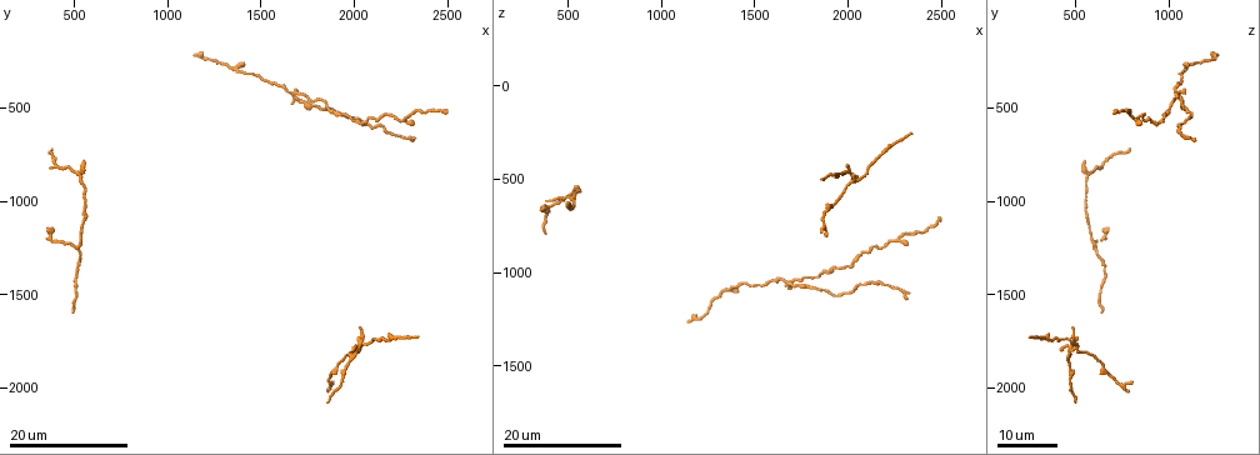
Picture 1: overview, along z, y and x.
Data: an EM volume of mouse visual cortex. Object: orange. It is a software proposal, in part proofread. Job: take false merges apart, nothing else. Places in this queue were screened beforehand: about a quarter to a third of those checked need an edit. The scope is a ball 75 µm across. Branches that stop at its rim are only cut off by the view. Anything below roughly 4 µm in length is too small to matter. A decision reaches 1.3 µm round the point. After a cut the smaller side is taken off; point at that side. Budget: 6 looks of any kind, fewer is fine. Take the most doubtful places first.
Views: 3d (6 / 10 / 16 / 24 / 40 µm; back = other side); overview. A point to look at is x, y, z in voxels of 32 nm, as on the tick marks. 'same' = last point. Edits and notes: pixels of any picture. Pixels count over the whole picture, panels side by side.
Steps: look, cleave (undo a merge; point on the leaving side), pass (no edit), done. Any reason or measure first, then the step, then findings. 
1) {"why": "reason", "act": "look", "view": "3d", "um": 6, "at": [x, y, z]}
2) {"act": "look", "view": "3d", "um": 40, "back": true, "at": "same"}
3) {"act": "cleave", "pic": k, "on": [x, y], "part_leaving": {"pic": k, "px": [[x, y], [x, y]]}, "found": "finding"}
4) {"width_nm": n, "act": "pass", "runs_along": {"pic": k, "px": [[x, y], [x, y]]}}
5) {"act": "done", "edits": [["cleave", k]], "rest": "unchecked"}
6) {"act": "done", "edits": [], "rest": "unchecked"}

{"why": "four or more arms meet", "act": "look", "view": "3d", "um": 16, "at": [2020, 1800, 500]}

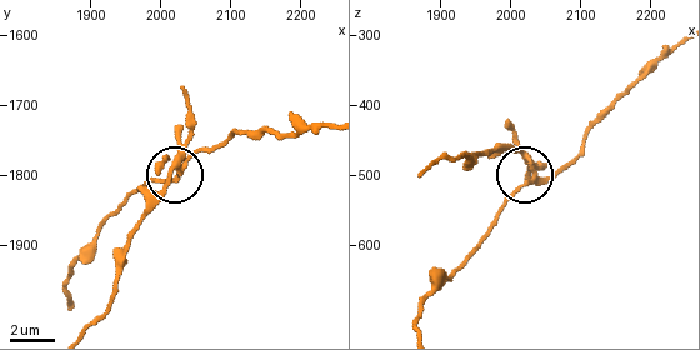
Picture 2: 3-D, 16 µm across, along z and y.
{"why": "zoom in", "act": "look", "view": "3d", "um": 10, "at": [2035, 1790, 505]}

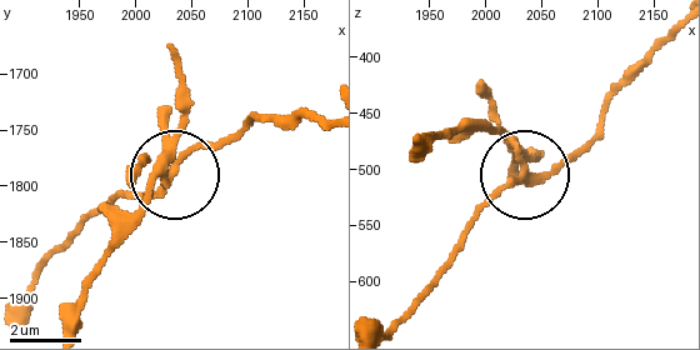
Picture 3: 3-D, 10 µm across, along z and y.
{"width_nm": 250, "act": "cleave", "pic": 3, "on": [126, 210], "part_leaving": {"pic": 3, "px": [[153, 175], [144, 218], [99, 271], [75, 325]]}, "found": "two neurons meet here"}

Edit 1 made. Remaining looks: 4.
{"why": "looks like a crossing", "act": "look", "view": "3d", "um": 16, "at": [1680, 420, 1040]}

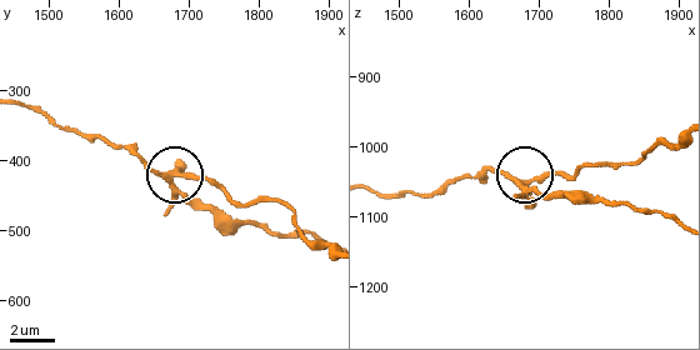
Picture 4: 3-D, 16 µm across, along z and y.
{"why": "zoom in", "act": "look", "view": "3d", "um": 6, "at": [1675, 425, 1050]}

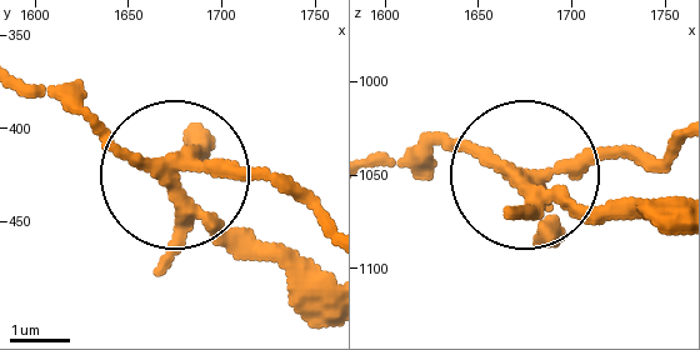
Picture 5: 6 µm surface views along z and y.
{"side_arm_um": 27, "act": "cleave", "pic": 5, "on": [191, 229], "part_leaving": {"pic": 5, "px": [[148, 165], [321, 265]]}, "found": "two neurons meet here"}

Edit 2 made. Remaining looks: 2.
{"act": "done", "edits": [["cleave", 3], ["cleave", 5]], "rest": "unchecked"}

